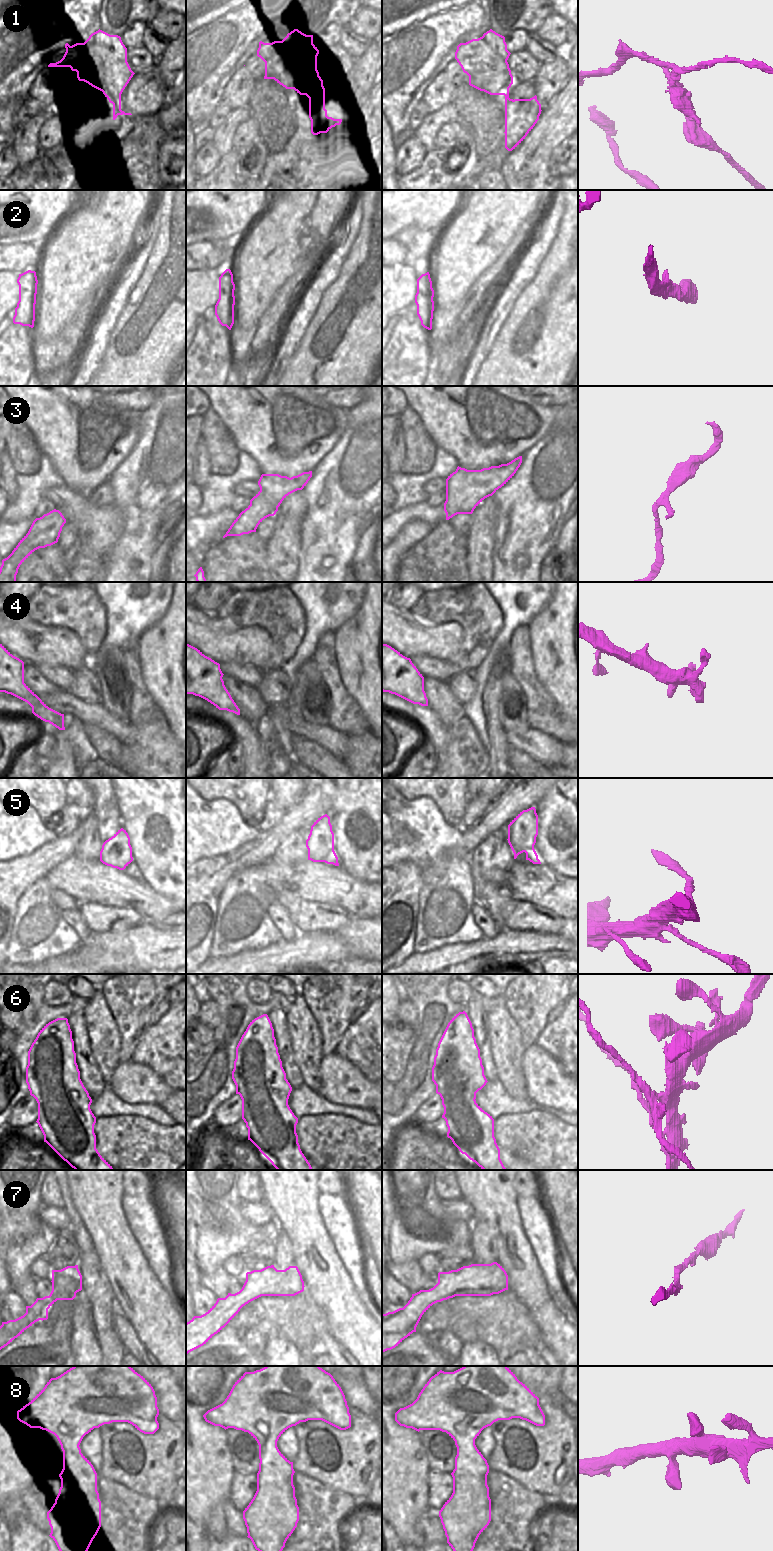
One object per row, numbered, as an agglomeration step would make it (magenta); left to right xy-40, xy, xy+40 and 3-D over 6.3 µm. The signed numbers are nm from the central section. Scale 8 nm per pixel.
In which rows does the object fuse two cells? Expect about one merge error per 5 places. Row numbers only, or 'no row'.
1, 6.

